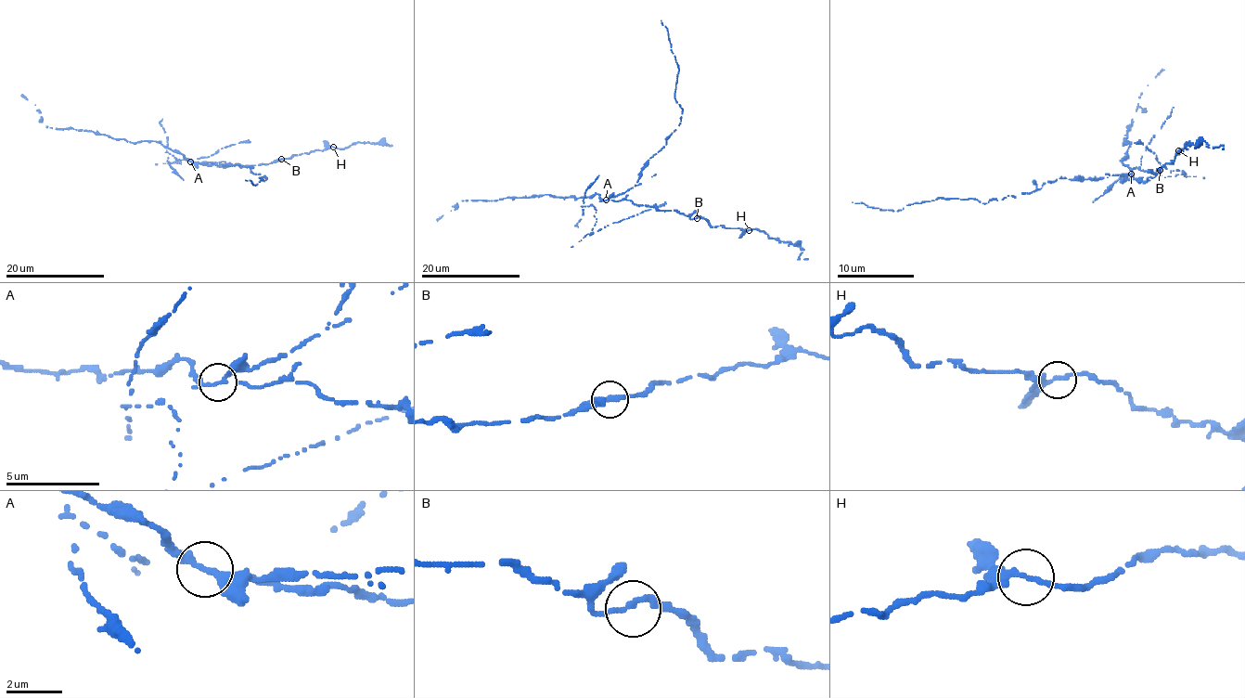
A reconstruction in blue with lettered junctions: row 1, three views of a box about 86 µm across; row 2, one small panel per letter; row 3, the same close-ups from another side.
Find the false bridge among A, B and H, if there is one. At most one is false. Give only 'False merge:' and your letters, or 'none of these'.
False merge: A

